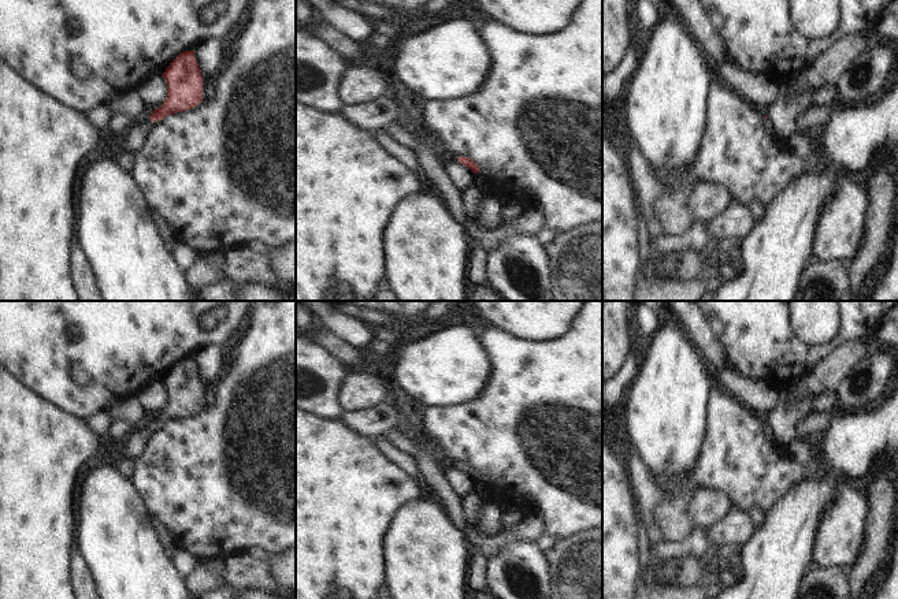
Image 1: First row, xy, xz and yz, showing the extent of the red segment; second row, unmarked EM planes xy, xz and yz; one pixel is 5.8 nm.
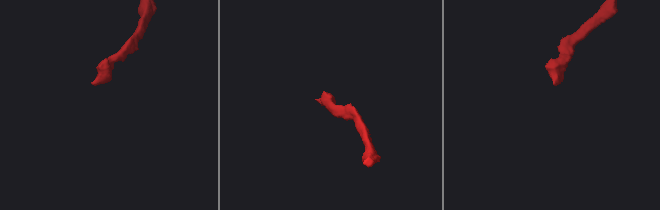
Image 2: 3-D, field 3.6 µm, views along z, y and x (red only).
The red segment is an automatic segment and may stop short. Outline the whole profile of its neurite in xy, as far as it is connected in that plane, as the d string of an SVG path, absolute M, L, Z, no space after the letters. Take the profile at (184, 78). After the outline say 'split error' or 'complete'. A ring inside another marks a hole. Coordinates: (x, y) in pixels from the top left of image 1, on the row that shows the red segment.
M194 51L179 53L162 74L167 83L167 97L148 118L133 122L126 130L123 150L137 152L153 122L198 105L203 98L203 75Z; split error

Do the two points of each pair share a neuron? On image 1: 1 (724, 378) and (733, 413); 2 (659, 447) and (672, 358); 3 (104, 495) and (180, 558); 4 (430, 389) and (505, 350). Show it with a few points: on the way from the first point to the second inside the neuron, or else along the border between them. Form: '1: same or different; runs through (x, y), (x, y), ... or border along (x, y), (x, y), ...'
1: different; border along (715, 386), (731, 393), (753, 410)
2: same; runs through (667, 426), (667, 408), (672, 380)
3: different; border along (170, 560), (175, 572), (182, 579)
4: different; border along (475, 330), (490, 365), (490, 375), (482, 391)

